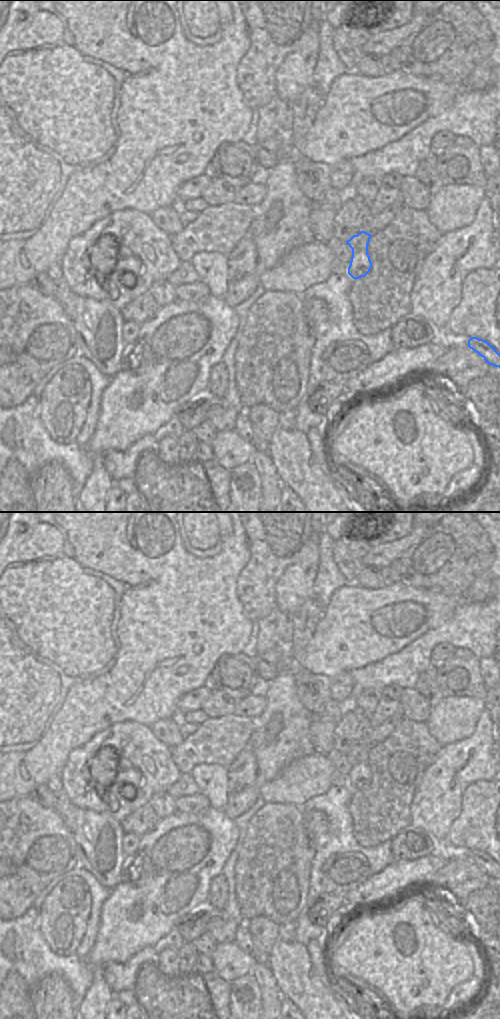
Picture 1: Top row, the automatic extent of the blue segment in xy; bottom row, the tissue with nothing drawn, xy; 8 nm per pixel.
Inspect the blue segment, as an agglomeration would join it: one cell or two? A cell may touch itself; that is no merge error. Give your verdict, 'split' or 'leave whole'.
split

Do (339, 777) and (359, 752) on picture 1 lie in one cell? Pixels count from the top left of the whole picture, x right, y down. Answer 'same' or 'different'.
same

